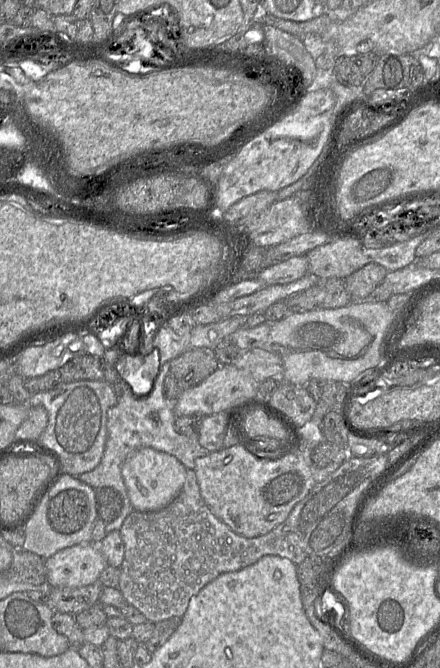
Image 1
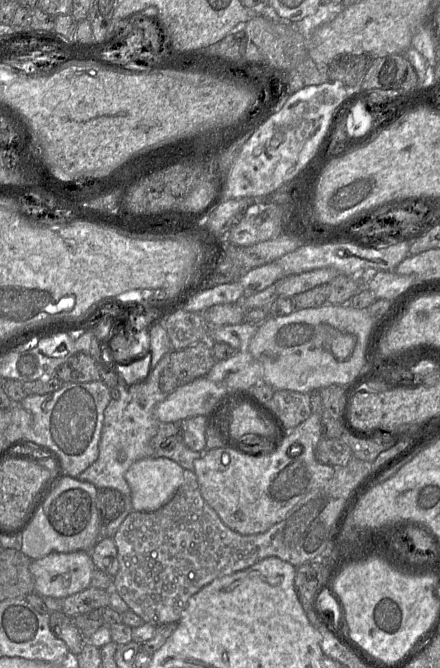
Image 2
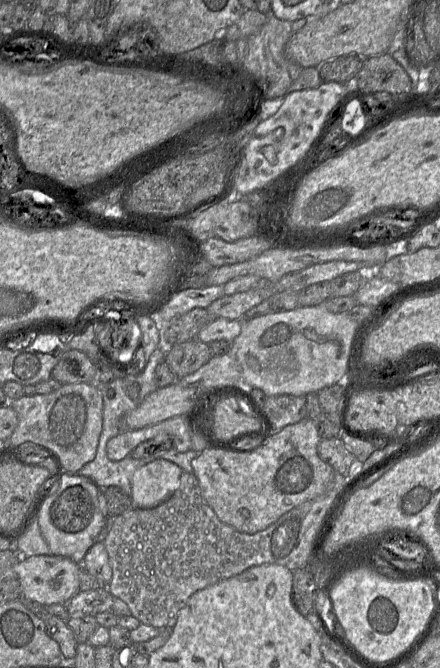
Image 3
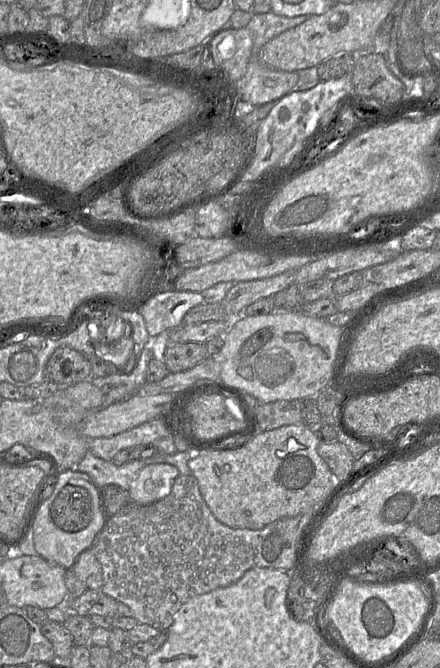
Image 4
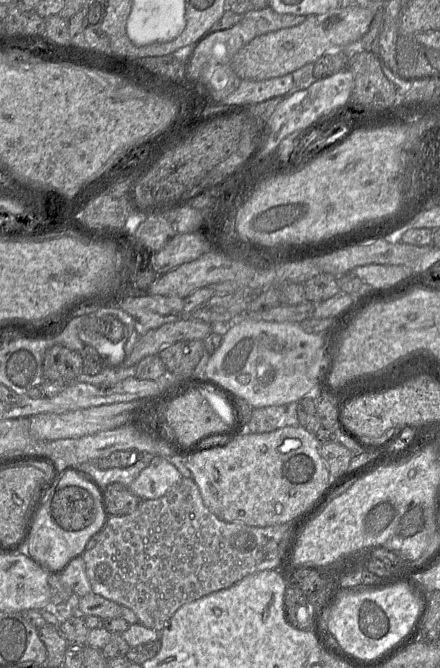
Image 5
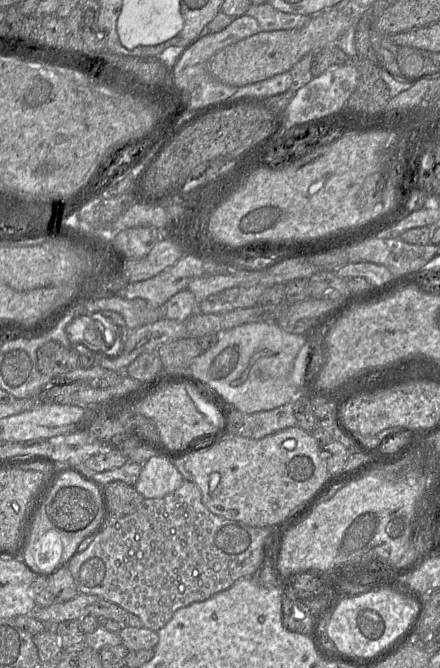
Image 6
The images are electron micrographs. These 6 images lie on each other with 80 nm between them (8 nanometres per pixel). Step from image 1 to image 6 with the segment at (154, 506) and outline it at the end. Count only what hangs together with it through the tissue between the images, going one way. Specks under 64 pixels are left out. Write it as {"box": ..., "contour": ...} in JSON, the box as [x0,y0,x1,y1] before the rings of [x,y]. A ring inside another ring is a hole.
{"box":[135,456,185,499],"contour":[[[153,456],[142,465],[135,488],[144,499],[163,498],[185,481],[171,460]]]}

